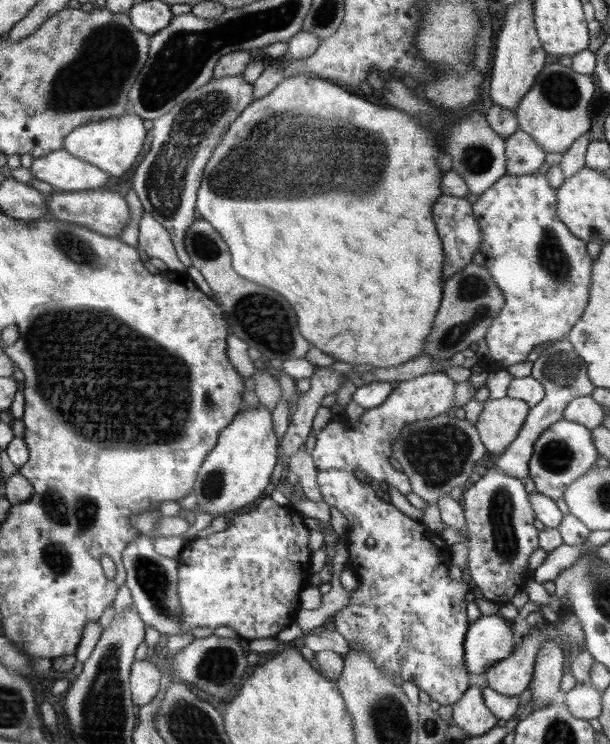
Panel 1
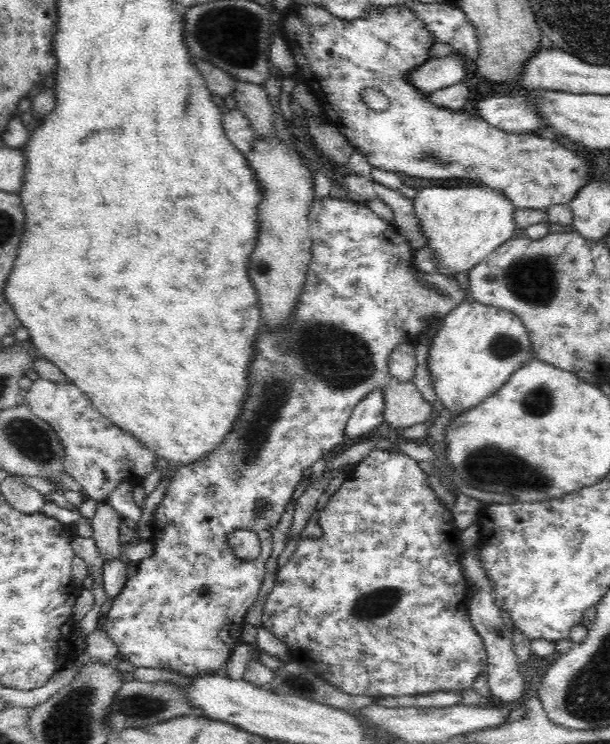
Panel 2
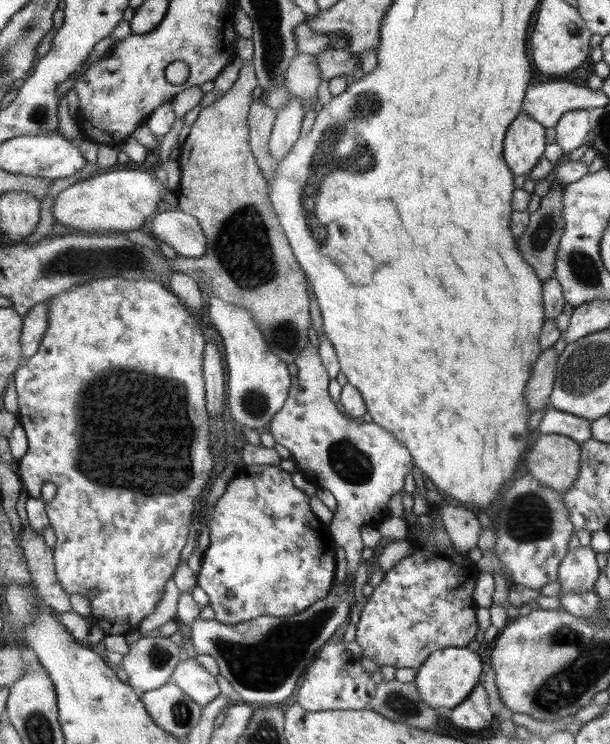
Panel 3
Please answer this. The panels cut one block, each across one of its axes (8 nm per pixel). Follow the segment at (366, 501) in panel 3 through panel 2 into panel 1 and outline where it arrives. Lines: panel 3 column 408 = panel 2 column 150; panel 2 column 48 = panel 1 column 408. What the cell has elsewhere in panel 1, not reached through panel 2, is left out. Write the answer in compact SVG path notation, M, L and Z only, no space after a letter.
M436 371L416 376L412 380L401 381L376 408L366 409L357 423L358 426L352 426L344 417L337 421L330 420L316 436L316 445L311 454L316 469L335 469L352 474L361 470L368 480L387 483L402 495L410 494L412 486L409 479L402 471L396 471L388 461L392 457L394 439L401 433L401 428L411 422L448 414L455 406L455 386L456 383L446 372Z

